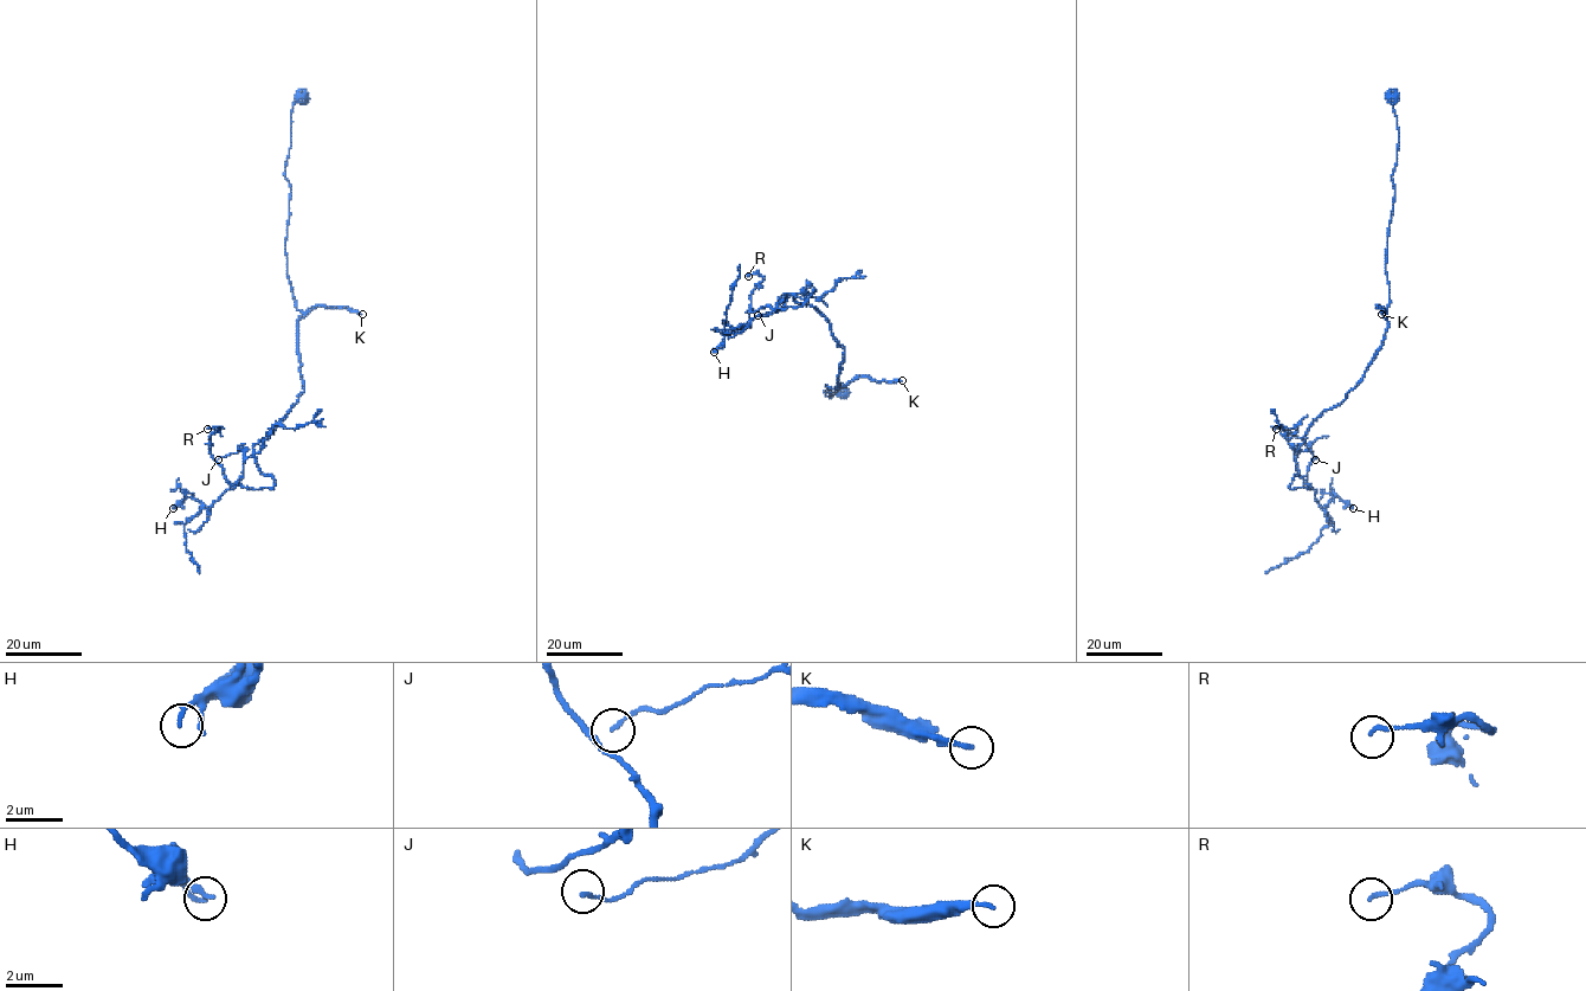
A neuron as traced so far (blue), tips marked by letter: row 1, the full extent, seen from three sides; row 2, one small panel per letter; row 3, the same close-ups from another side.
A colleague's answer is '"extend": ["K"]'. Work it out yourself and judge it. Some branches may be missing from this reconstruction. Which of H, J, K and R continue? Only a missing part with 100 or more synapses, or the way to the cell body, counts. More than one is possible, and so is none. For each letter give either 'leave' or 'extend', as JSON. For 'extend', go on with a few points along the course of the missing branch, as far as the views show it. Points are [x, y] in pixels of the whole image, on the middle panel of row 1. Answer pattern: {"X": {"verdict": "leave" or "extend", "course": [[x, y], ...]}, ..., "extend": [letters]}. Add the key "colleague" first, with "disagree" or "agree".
{"colleague": "agree", "H": {"verdict": "leave"}, "J": {"verdict": "leave"}, "K": {"verdict": "extend"}, "R": {"verdict": "leave"}, "extend": ["K"]}

